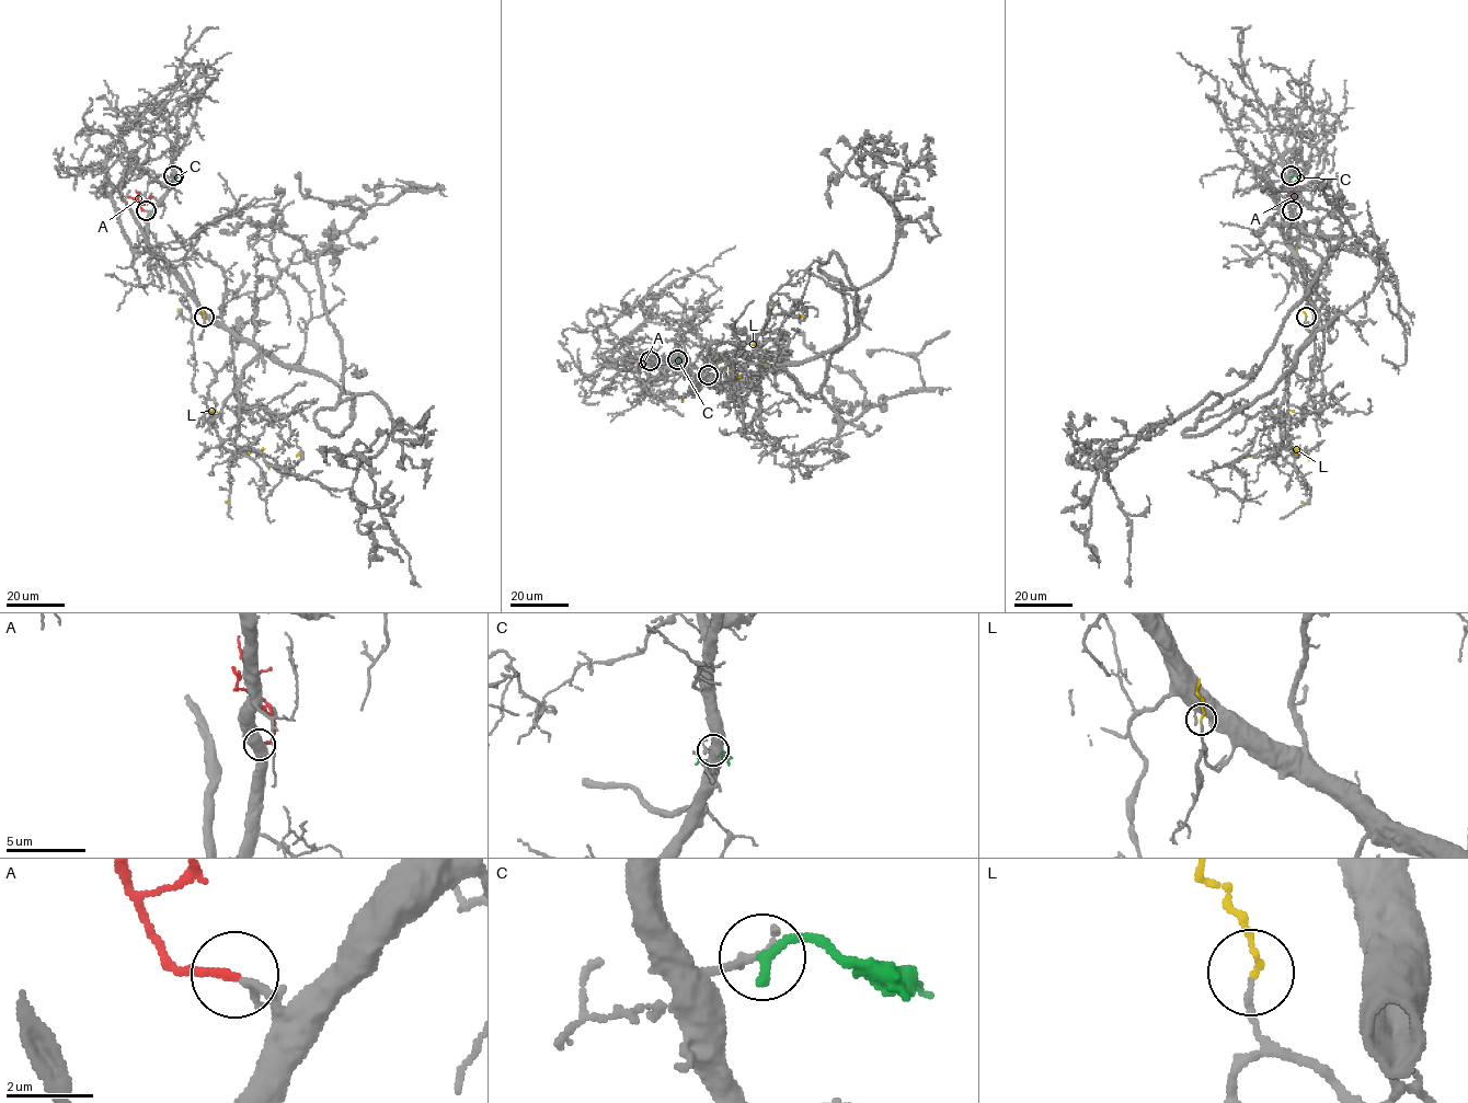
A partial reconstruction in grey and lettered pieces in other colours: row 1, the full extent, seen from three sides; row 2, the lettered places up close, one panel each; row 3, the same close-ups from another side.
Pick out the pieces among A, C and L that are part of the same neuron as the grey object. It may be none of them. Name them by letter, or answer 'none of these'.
A, C

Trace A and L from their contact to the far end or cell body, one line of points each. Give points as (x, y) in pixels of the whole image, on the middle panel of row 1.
A: (650, 360), (632, 363)
L: (708, 375), (715, 363), (712, 360), (683, 402), (639, 360)

